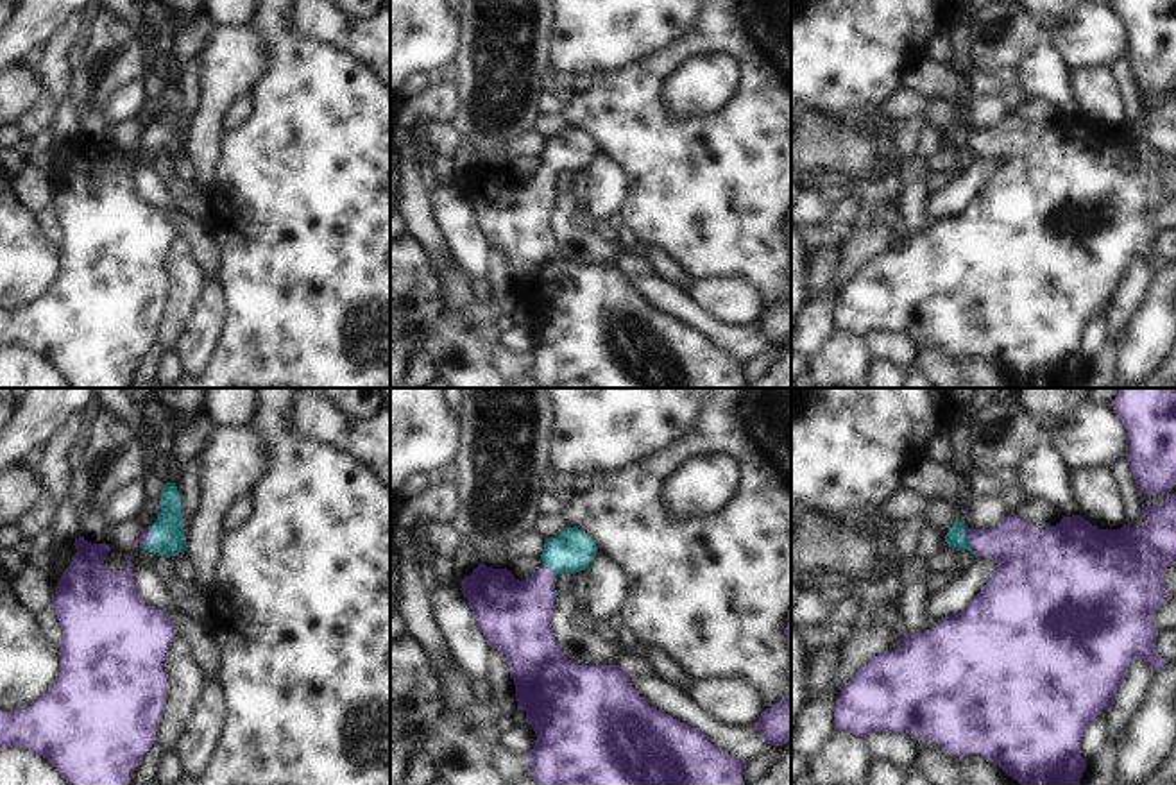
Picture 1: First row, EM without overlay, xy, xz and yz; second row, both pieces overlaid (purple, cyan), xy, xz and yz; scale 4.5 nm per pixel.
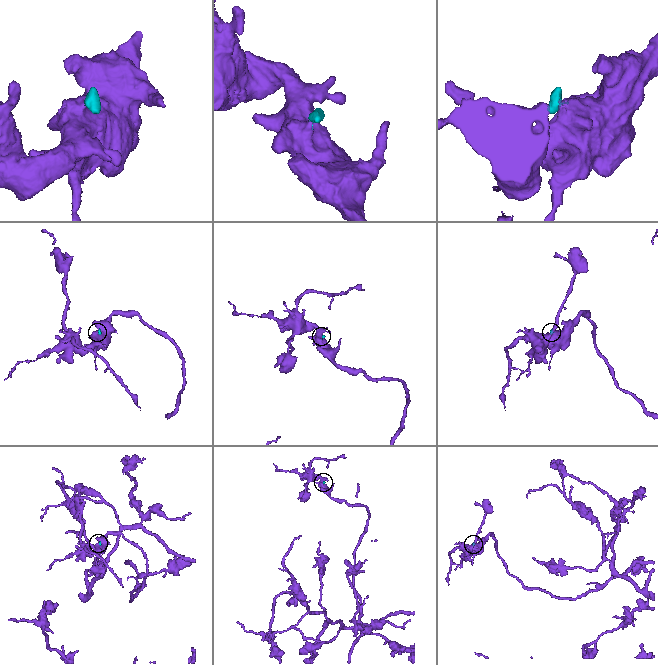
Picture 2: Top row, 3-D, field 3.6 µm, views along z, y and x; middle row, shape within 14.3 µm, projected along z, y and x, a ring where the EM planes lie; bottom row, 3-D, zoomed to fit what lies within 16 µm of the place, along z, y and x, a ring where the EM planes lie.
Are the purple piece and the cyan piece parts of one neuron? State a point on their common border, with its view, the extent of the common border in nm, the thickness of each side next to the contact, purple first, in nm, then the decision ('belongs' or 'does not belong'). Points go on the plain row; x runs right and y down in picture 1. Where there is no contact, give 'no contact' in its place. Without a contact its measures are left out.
yz (967, 138) | 100 nm | 260/80 nm | belongs

